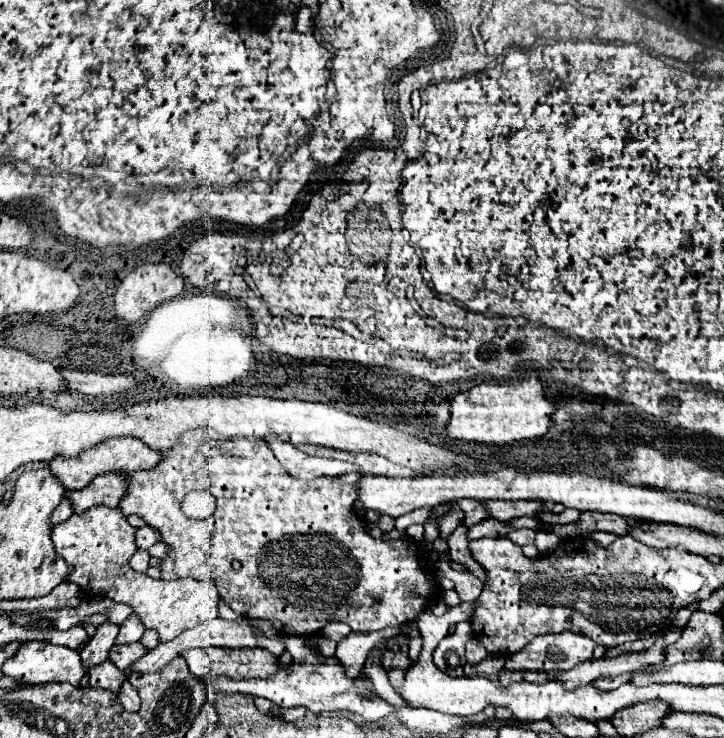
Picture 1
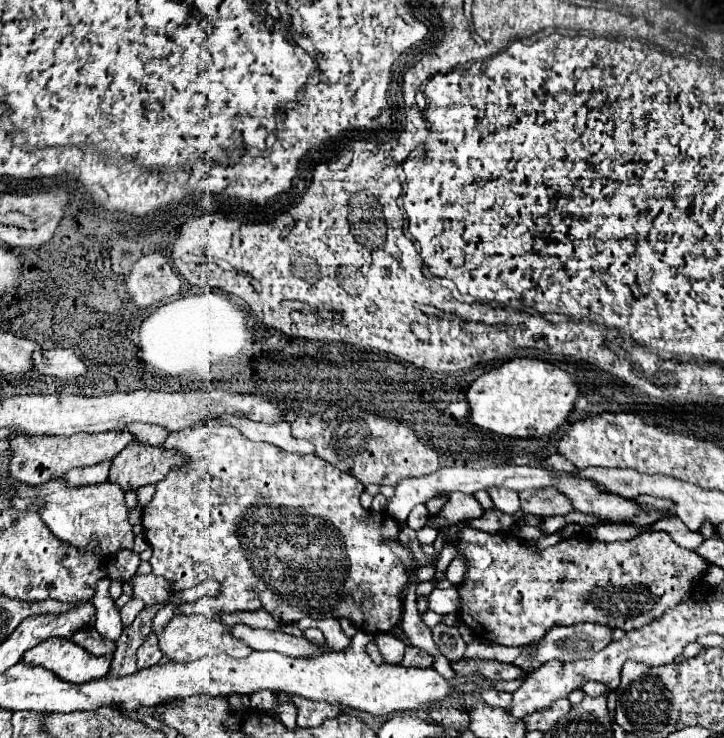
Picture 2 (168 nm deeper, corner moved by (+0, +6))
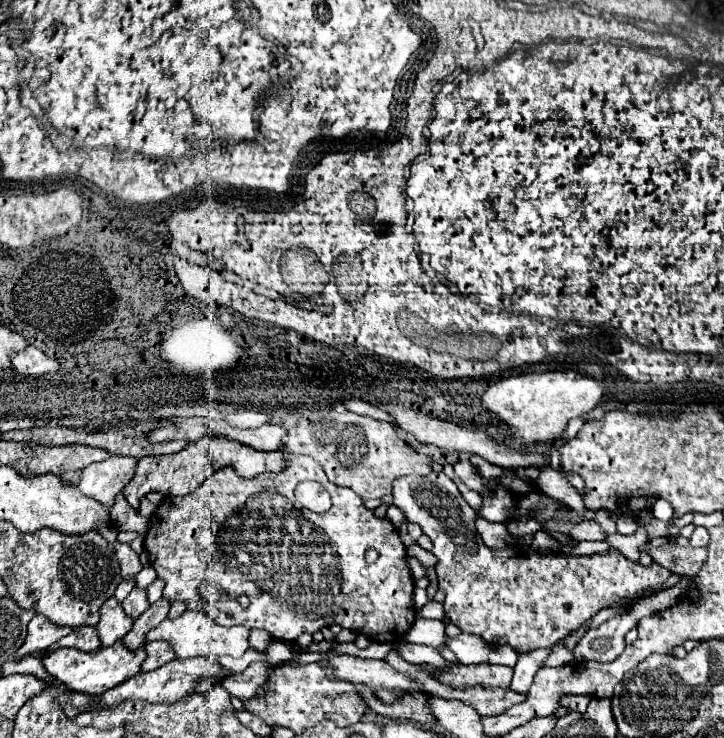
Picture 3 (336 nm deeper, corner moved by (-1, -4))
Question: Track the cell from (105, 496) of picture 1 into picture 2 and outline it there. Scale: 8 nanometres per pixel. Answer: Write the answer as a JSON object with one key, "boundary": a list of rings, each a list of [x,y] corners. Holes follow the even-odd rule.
{"boundary":[[[134,441],[114,457],[110,481],[118,483],[122,491],[134,491],[142,485],[162,481],[170,469],[182,469],[186,461],[188,459],[176,449],[152,447]]]}

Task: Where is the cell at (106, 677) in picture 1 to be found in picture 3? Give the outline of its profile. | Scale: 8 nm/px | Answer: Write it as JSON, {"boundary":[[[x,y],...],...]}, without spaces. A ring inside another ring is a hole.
{"boundary":[[[75,627],[67,637],[59,639],[59,643],[55,643],[55,649],[59,647],[73,647],[85,653],[93,653],[101,647],[99,637],[97,637],[97,629],[95,627]]]}

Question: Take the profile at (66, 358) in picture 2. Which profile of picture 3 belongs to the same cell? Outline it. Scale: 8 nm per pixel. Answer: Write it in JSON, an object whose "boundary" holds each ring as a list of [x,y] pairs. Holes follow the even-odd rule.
{"boundary":[[[31,345],[23,353],[13,355],[11,363],[23,375],[47,375],[57,373],[61,369],[61,363],[57,359],[49,359],[41,349]]]}

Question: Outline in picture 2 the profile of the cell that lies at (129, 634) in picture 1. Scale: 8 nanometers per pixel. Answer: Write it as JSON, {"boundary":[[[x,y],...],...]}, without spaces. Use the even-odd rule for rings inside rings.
{"boundary":[[[132,597],[122,609],[120,609],[120,617],[122,617],[122,623],[124,625],[130,625],[134,621],[134,617],[144,609],[144,601]]]}

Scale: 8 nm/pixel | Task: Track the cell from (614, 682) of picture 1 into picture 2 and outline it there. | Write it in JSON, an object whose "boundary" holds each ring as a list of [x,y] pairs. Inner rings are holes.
{"boundary":[[[588,681],[586,685],[580,687],[580,691],[584,691],[586,695],[592,695],[592,697],[598,697],[598,695],[608,695],[610,689],[606,689],[606,685],[602,683],[596,683],[596,681]]]}

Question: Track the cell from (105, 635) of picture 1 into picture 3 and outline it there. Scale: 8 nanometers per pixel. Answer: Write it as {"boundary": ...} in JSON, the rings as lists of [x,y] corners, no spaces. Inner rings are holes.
{"boundary":[[[115,597],[107,599],[101,607],[101,619],[95,627],[99,633],[101,645],[111,647],[119,639],[123,639],[123,635],[127,635],[131,631],[131,627],[133,627],[133,621],[125,615],[121,603],[117,603]]]}

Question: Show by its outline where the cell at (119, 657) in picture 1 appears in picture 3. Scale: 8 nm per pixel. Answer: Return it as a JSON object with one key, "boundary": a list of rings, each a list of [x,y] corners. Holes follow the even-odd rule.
{"boundary":[[[149,641],[145,645],[145,653],[147,653],[147,657],[141,665],[141,671],[153,671],[153,669],[157,669],[157,667],[175,659],[173,649],[163,641]]]}

